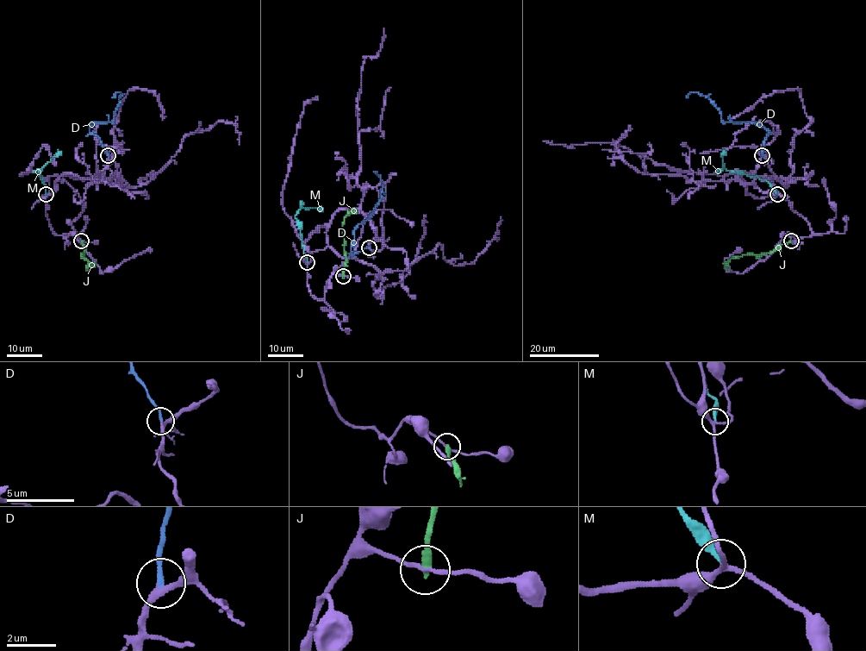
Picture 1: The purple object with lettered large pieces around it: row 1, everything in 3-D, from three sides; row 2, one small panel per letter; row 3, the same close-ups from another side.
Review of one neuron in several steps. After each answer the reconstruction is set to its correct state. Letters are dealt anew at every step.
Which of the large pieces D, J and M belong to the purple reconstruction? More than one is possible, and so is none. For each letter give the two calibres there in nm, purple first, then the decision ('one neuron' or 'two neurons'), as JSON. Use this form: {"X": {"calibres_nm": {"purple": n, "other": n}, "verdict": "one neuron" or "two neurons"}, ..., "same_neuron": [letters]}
{"D": {"calibres_nm": {"purple": 220, "other": 240}, "verdict": "one neuron"}, "J": {"calibres_nm": {"purple": 150, "other": 240}, "verdict": "two neurons"}, "M": {"calibres_nm": {"purple": 200, "other": 200}, "verdict": "two neurons"}, "same_neuron": ["D"]}

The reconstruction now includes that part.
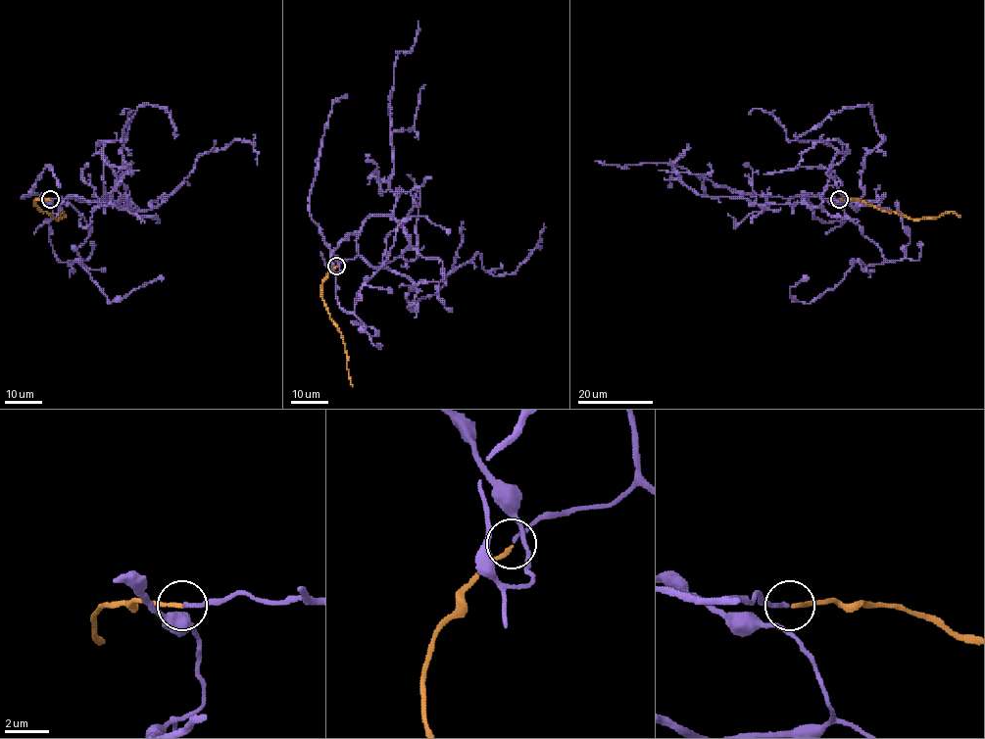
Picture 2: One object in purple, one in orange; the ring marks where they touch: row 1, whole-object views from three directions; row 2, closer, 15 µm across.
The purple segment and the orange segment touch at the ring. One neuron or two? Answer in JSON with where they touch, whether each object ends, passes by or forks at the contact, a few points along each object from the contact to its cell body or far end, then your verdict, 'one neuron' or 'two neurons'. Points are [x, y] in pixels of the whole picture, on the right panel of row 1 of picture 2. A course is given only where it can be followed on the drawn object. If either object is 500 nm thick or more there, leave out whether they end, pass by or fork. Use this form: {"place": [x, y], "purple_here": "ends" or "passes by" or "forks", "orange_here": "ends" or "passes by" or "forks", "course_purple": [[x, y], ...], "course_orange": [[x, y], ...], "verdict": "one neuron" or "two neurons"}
{"place": [839, 199], "purple_here": "passes by", "orange_here": "ends", "course_purple": [[839, 200], [808, 197], [812, 215], [854, 221], [886, 262], [856, 261], [809, 303], [789, 289], [806, 277]], "course_orange": [[840, 200], [856, 200], [911, 220], [937, 218], [951, 212], [960, 217]], "verdict": "one neuron"}

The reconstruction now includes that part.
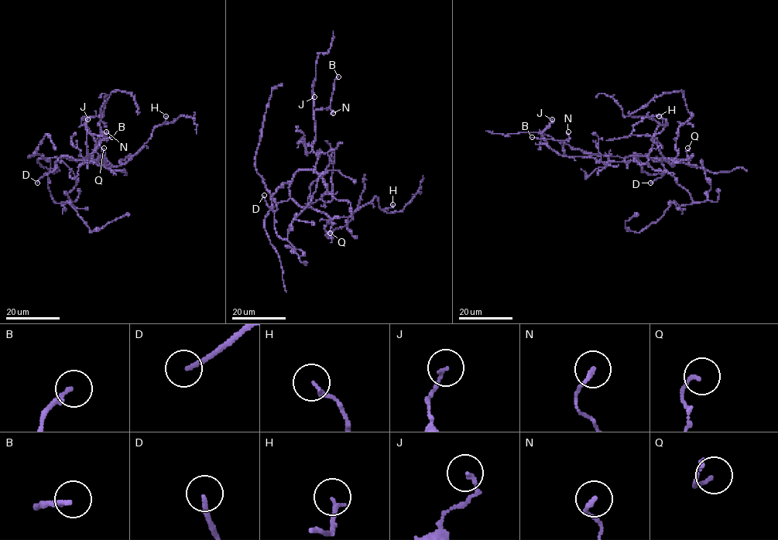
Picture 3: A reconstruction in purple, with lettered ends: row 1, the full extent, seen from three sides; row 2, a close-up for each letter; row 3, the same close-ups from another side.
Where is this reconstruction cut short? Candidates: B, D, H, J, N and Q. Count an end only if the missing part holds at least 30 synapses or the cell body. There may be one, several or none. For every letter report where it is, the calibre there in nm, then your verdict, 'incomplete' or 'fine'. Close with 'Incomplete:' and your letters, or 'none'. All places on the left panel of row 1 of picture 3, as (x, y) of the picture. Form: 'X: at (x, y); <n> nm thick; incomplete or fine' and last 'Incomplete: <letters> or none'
B: at (111, 137); 190 nm thick; fine
D: at (37, 182); 170 nm thick; incomplete
H: at (166, 116); 190 nm thick; fine
J: at (87, 119); 110 nm thick; fine
N: at (106, 131); 170 nm thick; fine
Q: at (104, 148); 130 nm thick; fine
Incomplete: D

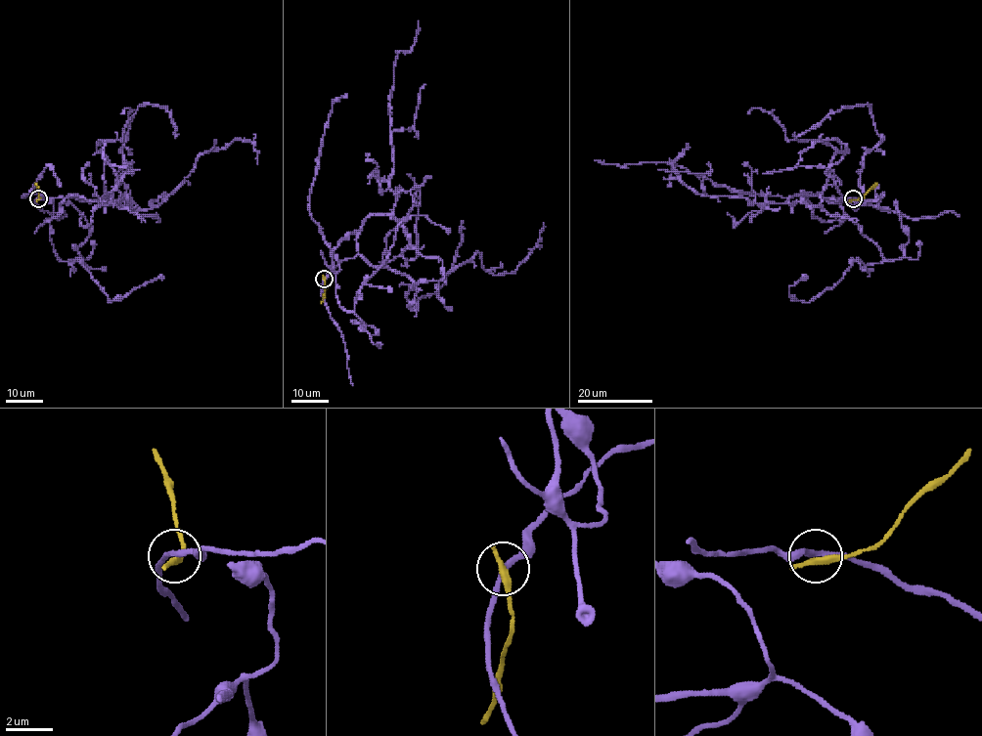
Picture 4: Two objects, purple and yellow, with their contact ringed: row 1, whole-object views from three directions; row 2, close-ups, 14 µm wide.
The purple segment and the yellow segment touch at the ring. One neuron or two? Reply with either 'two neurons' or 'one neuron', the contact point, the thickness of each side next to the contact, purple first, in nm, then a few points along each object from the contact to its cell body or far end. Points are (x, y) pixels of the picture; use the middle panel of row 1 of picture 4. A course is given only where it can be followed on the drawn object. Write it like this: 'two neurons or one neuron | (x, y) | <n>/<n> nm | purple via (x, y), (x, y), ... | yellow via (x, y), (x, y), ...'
two neurons | (324, 279) | 200/360 nm | purple via (324, 280), (357, 255), (355, 234), (332, 253), (337, 301), (352, 311), (398, 225), (424, 215), (450, 232) | yellow via (324, 280), (324, 298), (320, 304)

